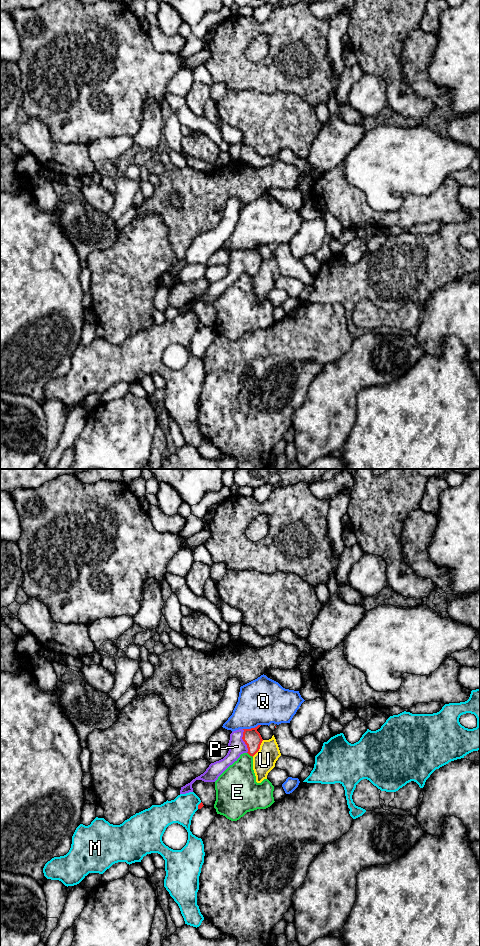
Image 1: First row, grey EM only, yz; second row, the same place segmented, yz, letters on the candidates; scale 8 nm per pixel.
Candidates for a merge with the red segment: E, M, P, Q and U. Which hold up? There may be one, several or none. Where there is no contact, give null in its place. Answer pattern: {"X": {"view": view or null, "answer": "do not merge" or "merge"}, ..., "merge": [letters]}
{"E": {"view": "yz", "answer": "do not merge"}, "M": {"view": "yz", "answer": "do not merge"}, "P": {"view": "yz", "answer": "merge"}, "Q": {"view": "yz", "answer": "do not merge"}, "U": {"view": "yz", "answer": "do not merge"}, "merge": ["P"]}

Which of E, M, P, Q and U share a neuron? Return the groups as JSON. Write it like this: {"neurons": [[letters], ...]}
{"neurons": [["E"], ["M"], ["P"], ["Q"], ["U"]]}

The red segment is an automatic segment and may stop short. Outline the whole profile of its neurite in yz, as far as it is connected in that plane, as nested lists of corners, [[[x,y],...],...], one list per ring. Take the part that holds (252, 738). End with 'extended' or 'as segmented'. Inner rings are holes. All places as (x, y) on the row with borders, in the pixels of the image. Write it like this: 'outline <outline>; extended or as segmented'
outline [[[261,725],[251,729],[239,729],[233,731],[230,734],[228,743],[229,751],[227,755],[223,759],[211,763],[203,774],[181,787],[180,794],[193,792],[192,784],[196,780],[215,782],[230,765],[237,761],[241,754],[248,753],[253,757],[259,751],[263,741],[260,733],[257,731],[260,726]]]; extended

